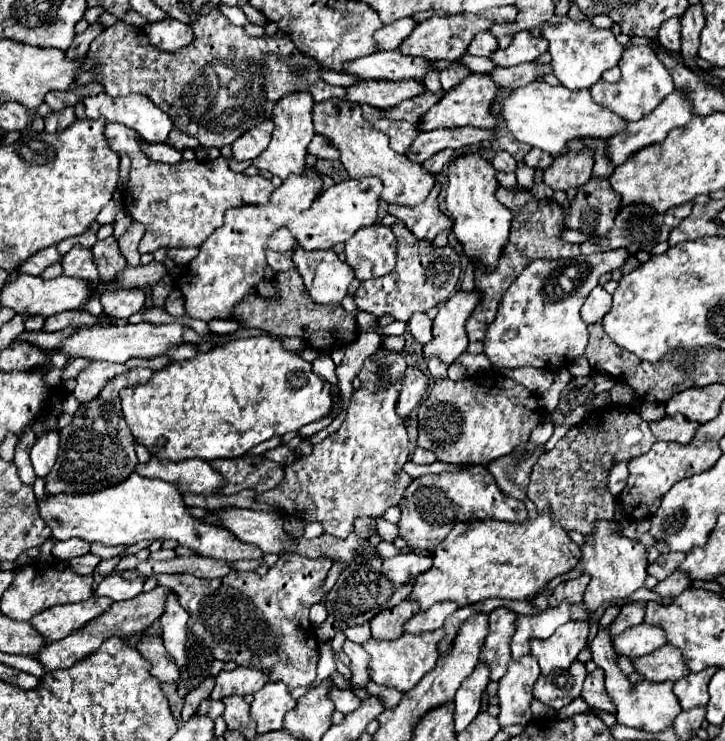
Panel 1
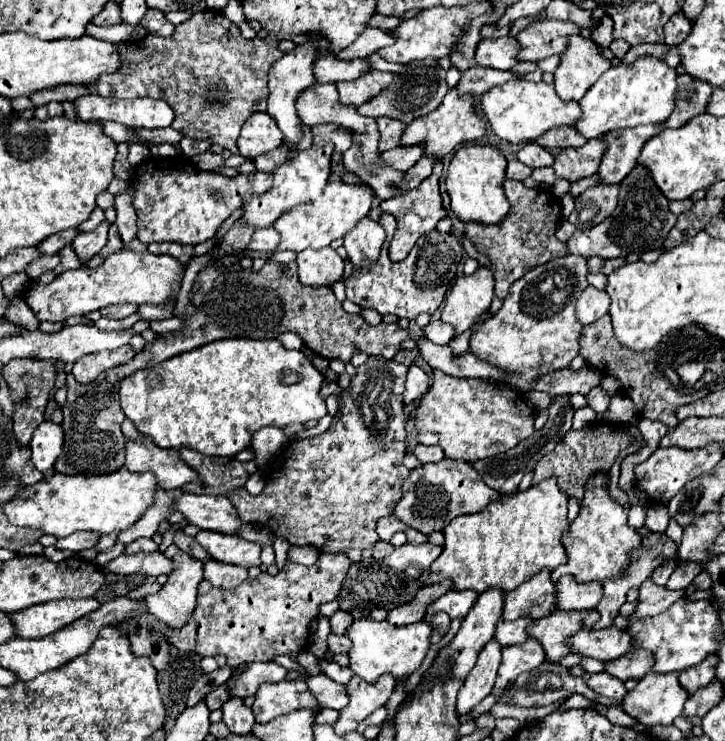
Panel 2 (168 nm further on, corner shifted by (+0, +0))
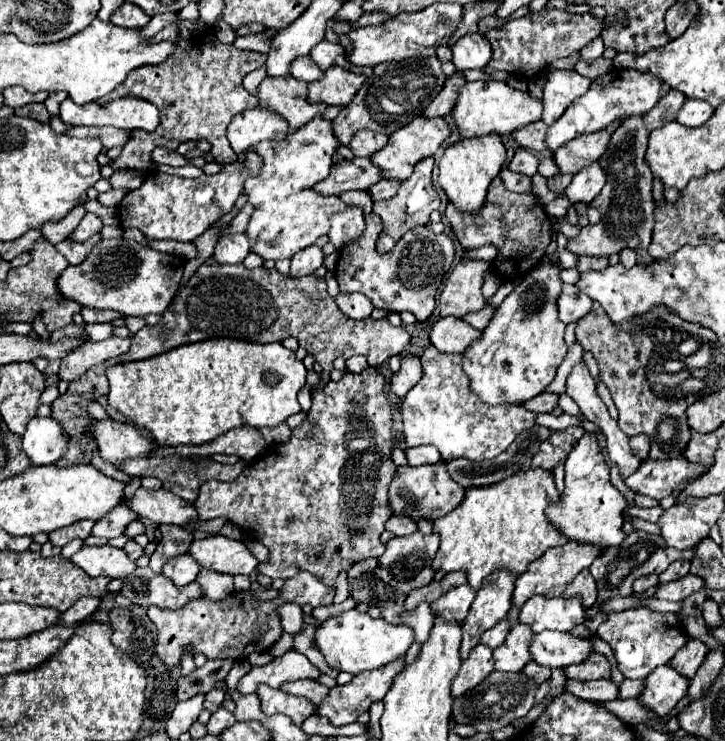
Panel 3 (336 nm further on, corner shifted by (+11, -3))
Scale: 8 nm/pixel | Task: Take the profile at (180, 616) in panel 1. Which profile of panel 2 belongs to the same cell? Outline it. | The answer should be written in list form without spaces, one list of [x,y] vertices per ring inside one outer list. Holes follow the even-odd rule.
[[[170,545],[164,555],[174,563],[174,573],[176,574],[169,574],[162,589],[154,595],[148,595],[145,598],[145,603],[148,611],[152,615],[156,615],[158,619],[162,619],[168,627],[180,629],[190,619],[190,615],[192,615],[192,611],[196,607],[196,589],[198,589],[200,581],[204,579],[204,575],[202,575],[202,563],[198,559],[190,557],[188,553],[180,551],[176,545]]]

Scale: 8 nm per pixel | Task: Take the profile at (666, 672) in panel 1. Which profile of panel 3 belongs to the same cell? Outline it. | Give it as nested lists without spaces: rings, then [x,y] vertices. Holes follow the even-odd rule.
[[[591,654],[583,664],[573,664],[565,668],[567,678],[573,680],[599,680],[599,678],[611,678],[611,664],[603,654]]]

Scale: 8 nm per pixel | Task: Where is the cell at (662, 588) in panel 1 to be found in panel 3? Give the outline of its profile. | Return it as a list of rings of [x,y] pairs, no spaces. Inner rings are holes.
[[[677,560],[673,562],[665,572],[659,574],[659,582],[665,584],[665,582],[673,582],[673,580],[679,580],[683,576],[689,574],[689,562],[687,560]]]

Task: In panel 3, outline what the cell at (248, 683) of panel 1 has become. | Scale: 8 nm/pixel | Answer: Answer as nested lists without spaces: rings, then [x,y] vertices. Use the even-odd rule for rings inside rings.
[[[291,650],[285,656],[273,658],[267,666],[251,668],[237,684],[239,694],[253,694],[257,684],[269,684],[271,688],[279,688],[281,682],[291,682],[297,678],[317,678],[319,670],[299,652]]]

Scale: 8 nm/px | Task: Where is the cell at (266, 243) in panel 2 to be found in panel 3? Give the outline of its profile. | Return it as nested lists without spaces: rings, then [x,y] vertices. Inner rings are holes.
[[[231,234],[217,242],[213,258],[219,264],[239,264],[247,258],[249,252],[251,252],[251,244],[247,234]]]

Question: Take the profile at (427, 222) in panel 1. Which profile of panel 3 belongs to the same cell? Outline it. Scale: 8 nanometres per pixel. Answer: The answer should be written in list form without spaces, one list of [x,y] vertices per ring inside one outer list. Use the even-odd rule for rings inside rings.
[[[425,158],[425,160],[417,162],[413,174],[401,184],[399,192],[393,198],[379,200],[373,204],[373,214],[381,216],[381,220],[383,220],[383,232],[379,234],[379,240],[377,240],[379,254],[389,254],[407,230],[425,226],[429,222],[429,214],[439,208],[439,196],[437,196],[435,188],[431,186],[431,170],[433,170],[433,158]]]

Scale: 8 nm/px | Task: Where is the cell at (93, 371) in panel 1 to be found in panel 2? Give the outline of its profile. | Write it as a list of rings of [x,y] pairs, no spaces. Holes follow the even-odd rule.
[[[128,345],[128,347],[120,347],[116,351],[104,351],[104,353],[96,353],[96,355],[86,355],[86,357],[80,357],[76,363],[74,363],[74,369],[72,369],[72,375],[76,377],[78,383],[90,383],[94,381],[104,369],[110,369],[110,367],[116,367],[116,365],[122,365],[126,361],[130,361],[134,357],[134,349]]]

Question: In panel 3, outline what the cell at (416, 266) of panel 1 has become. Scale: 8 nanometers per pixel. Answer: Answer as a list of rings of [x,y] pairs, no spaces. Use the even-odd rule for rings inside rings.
[[[377,214],[365,216],[365,234],[345,250],[339,252],[337,282],[343,294],[365,294],[375,308],[387,312],[411,312],[419,322],[425,322],[435,310],[435,294],[453,262],[453,242],[445,234],[433,234],[431,228],[421,226],[409,230],[389,254],[377,254],[375,242],[381,232],[381,218]]]

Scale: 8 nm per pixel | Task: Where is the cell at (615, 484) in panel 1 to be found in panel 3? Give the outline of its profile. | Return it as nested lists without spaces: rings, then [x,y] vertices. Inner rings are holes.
[[[639,434],[639,436],[633,436],[631,442],[629,442],[632,452],[641,458],[641,462],[649,456],[649,436],[645,434]]]

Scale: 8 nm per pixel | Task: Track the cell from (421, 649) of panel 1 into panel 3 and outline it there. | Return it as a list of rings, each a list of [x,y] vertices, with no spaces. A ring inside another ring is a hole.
[[[347,610],[339,616],[333,616],[325,620],[315,634],[315,642],[323,656],[327,658],[327,664],[335,670],[349,672],[353,676],[365,672],[365,670],[377,670],[397,658],[401,658],[407,648],[415,642],[415,634],[409,626],[395,626],[385,622],[383,618],[373,620],[365,612]]]

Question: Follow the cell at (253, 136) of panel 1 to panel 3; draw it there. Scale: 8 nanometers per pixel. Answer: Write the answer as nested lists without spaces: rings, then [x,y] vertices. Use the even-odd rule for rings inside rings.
[[[251,108],[237,114],[227,126],[227,138],[235,154],[241,154],[259,142],[279,142],[287,136],[289,124],[273,110]]]

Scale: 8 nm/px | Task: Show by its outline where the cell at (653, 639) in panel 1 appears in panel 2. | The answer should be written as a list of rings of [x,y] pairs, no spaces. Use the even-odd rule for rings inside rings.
[[[616,627],[578,631],[568,639],[568,647],[580,657],[592,657],[600,661],[618,659],[626,651],[634,649],[632,639],[626,635],[626,631]]]

